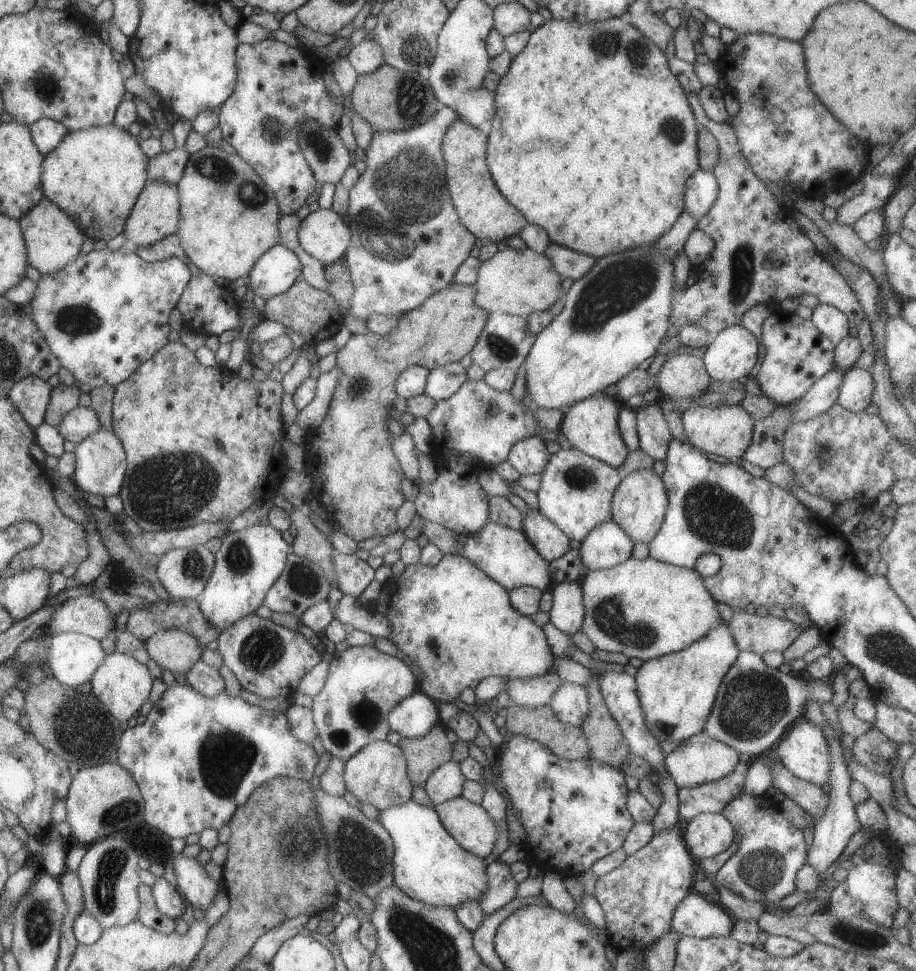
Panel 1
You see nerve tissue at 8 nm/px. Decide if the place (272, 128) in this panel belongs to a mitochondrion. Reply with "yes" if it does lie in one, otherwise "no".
yes

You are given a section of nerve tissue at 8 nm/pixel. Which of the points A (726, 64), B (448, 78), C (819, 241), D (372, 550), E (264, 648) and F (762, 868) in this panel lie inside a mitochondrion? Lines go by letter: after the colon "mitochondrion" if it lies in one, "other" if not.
A: other
B: mitochondrion
C: other
D: other
E: mitochondrion
F: mitochondrion

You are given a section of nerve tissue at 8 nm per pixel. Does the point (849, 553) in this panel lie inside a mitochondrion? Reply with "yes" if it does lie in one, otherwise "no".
no

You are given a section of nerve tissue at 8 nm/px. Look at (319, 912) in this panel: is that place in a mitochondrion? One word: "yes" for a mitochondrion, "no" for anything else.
no

